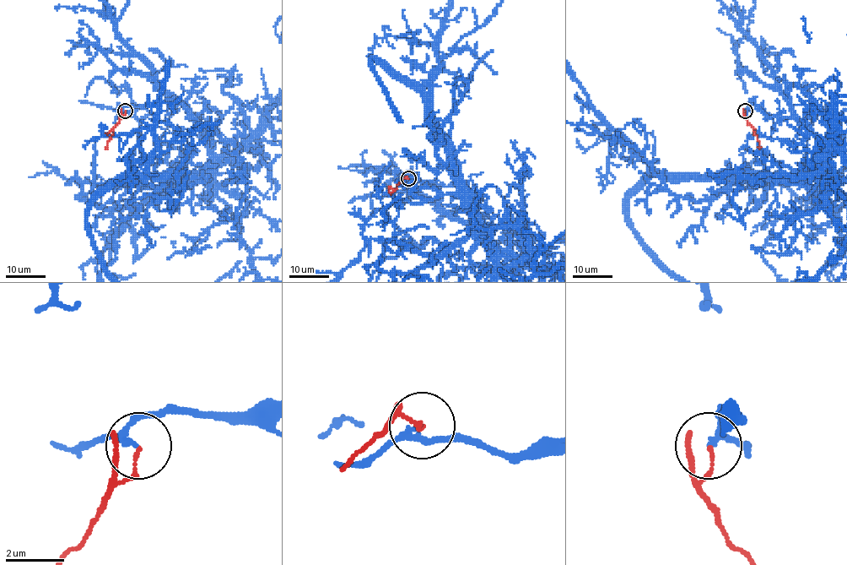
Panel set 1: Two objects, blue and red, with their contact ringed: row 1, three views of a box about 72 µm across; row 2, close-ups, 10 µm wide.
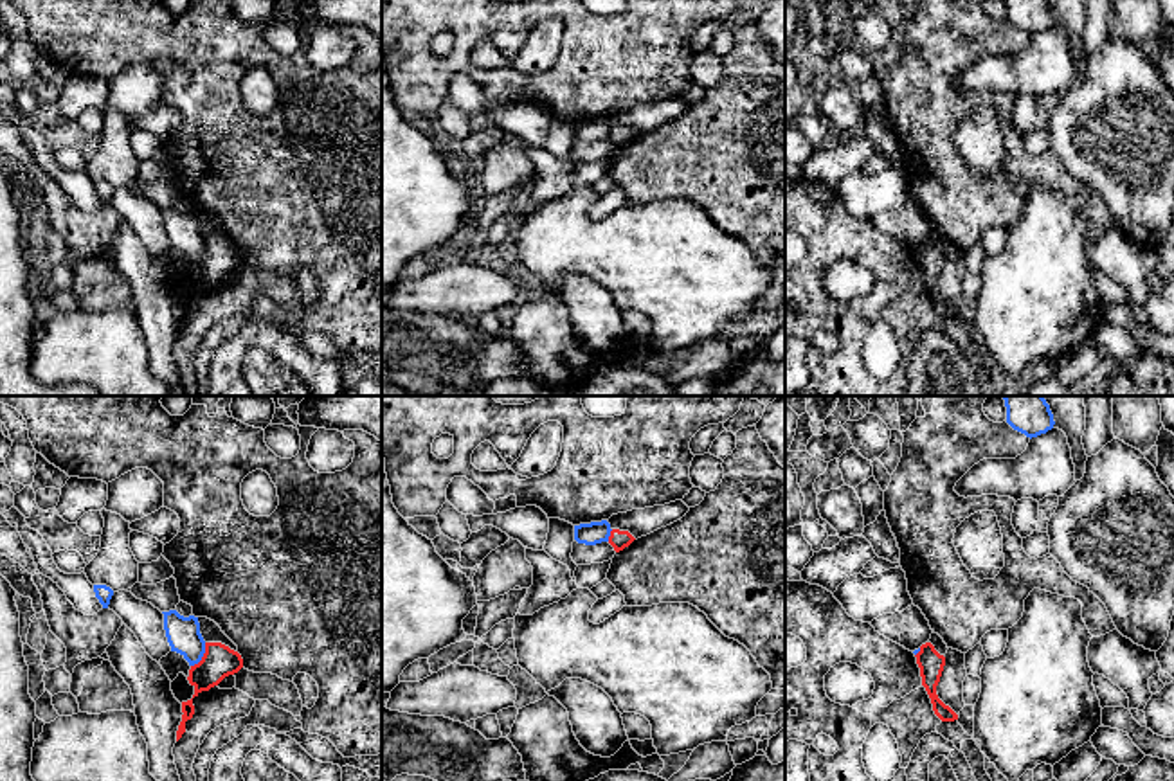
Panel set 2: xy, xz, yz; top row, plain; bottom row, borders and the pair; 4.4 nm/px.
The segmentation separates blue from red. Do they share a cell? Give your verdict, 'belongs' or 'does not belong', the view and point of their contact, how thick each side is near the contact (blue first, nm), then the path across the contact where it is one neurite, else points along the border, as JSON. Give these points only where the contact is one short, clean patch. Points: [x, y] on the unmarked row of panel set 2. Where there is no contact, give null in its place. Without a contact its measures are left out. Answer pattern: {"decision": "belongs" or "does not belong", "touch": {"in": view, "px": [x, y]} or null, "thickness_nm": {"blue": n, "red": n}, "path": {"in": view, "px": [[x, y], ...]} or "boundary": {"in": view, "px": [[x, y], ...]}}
{"decision": "does not belong", "touch": {"in": "xy", "px": [202, 252]}, "thickness_nm": {"blue": 150, "red": 150}, "boundary": {"in": "xy", "px": [[206, 240], [204, 252], [191, 263]]}}

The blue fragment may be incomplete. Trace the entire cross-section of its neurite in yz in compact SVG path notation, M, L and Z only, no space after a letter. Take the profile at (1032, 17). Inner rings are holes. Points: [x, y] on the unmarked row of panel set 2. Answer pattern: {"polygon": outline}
{"polygon": "M1005 0L1005 4L1007 20L1030 36L1046 31L1055 22L1048 0Z"}

